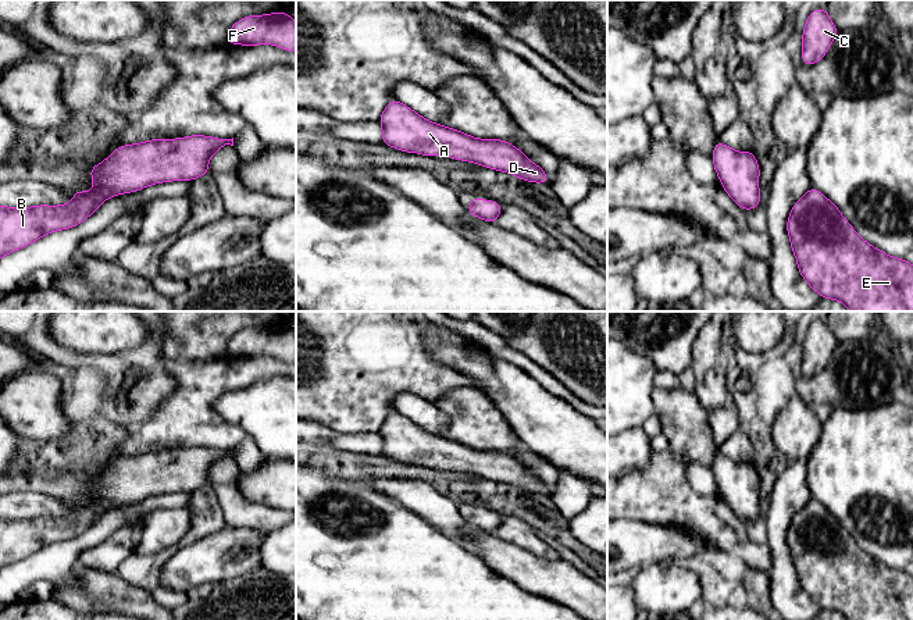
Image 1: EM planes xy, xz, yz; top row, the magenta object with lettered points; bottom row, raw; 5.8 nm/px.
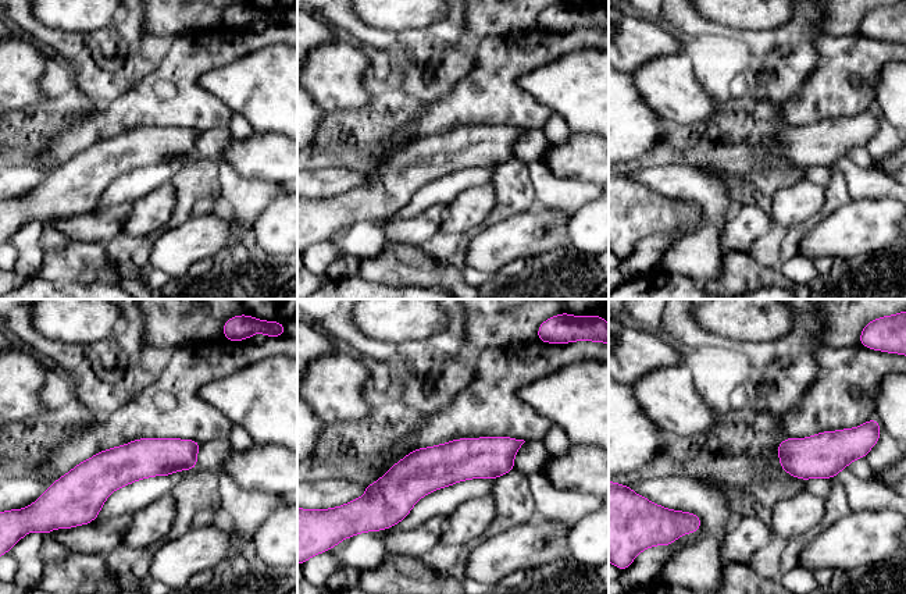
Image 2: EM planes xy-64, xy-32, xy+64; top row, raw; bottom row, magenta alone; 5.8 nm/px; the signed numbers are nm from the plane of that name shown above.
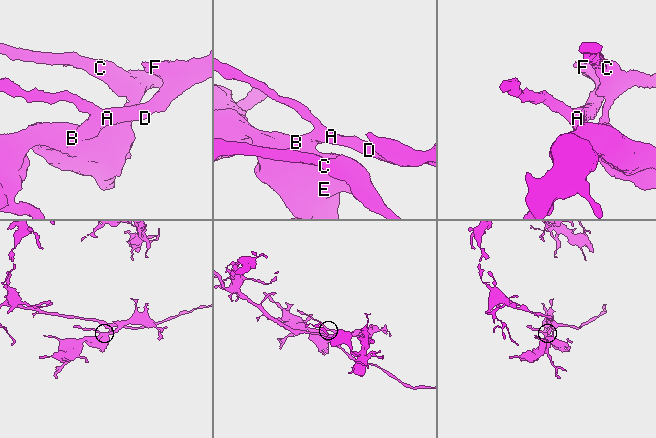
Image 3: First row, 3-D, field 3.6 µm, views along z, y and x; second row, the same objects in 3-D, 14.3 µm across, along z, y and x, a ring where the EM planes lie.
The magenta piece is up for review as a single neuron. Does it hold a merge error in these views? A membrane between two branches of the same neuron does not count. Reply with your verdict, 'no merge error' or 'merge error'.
no merge error

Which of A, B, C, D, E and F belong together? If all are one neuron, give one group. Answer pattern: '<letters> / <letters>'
A B C D E F

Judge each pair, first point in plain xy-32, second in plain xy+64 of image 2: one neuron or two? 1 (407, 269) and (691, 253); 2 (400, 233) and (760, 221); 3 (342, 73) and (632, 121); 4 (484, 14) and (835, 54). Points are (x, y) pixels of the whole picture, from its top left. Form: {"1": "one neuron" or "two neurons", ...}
{"1": "two neurons", "2": "one neuron", "3": "two neurons", "4": "two neurons"}

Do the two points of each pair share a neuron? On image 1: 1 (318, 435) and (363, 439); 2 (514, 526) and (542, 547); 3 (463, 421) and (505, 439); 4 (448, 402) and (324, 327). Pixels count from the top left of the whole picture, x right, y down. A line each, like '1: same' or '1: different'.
1: same
2: same
3: same
4: different

